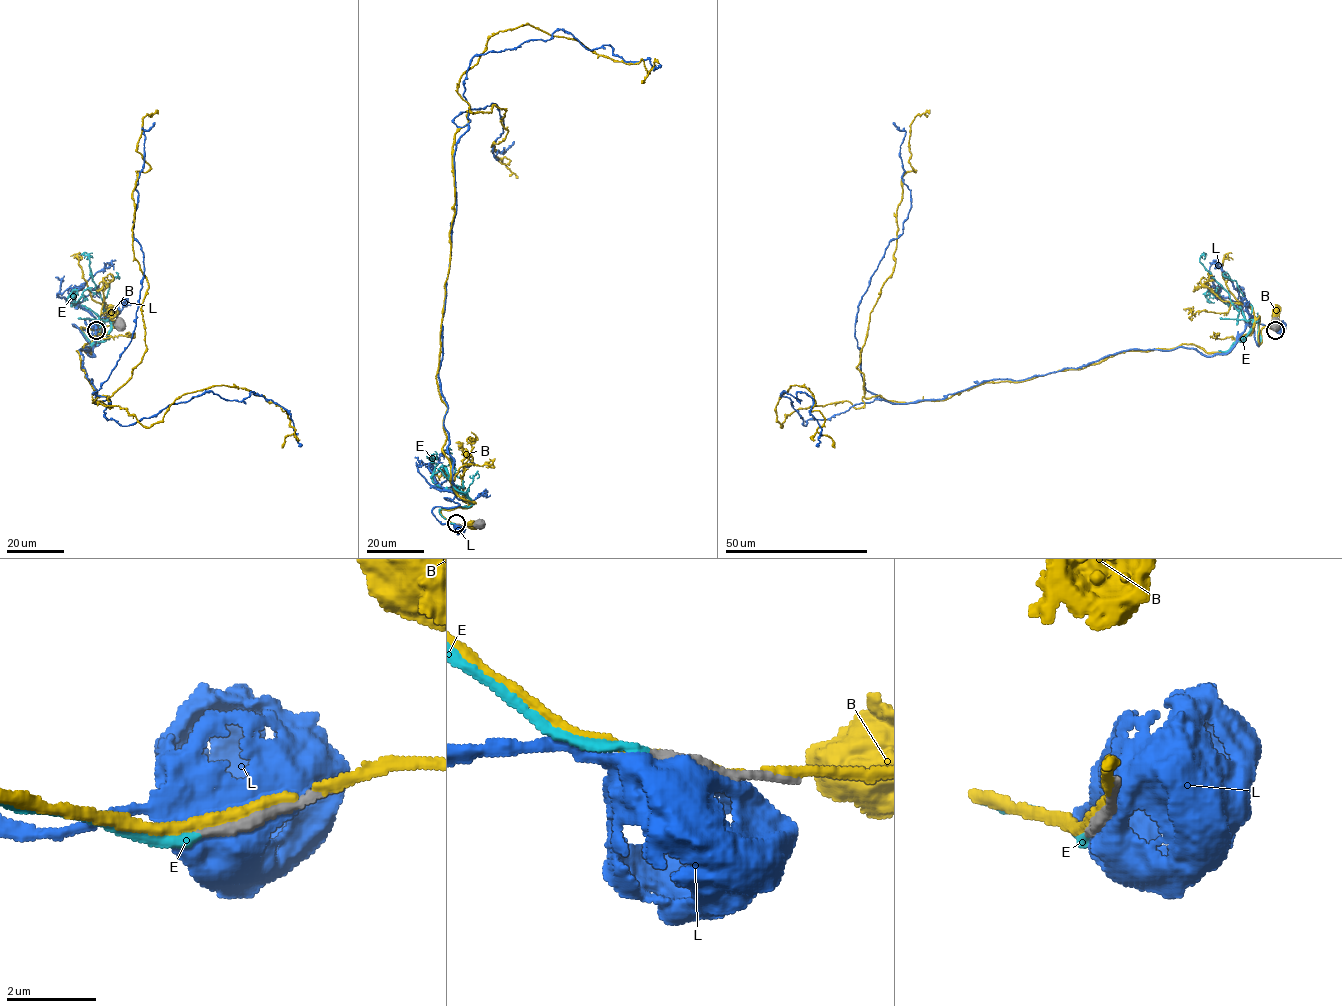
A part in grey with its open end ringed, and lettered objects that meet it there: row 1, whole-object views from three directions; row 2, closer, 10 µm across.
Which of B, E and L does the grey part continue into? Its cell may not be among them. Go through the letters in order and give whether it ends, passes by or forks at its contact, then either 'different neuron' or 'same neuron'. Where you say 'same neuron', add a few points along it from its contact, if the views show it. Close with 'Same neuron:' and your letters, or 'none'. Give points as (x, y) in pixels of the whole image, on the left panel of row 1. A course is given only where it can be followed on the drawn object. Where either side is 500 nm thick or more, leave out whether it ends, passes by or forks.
B: it passes by; different neuron
E: it ends there; same neuron; it runs (97, 330), (80, 328), (96, 343), (100, 326), (112, 323), (100, 320), (103, 301), (89, 258), (82, 254)
L: different neuron
Same neuron: E

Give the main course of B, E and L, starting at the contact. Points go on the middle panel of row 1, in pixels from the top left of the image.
B: (460, 524), (478, 521), (474, 525)
E: (456, 524), (440, 514), (442, 509), (472, 504), (460, 491), (463, 480), (455, 472), (449, 448), (441, 455)
L: (459, 525), (432, 511), (458, 506), (438, 370), (468, 125), (453, 120), (495, 103), (494, 156), (513, 141)

